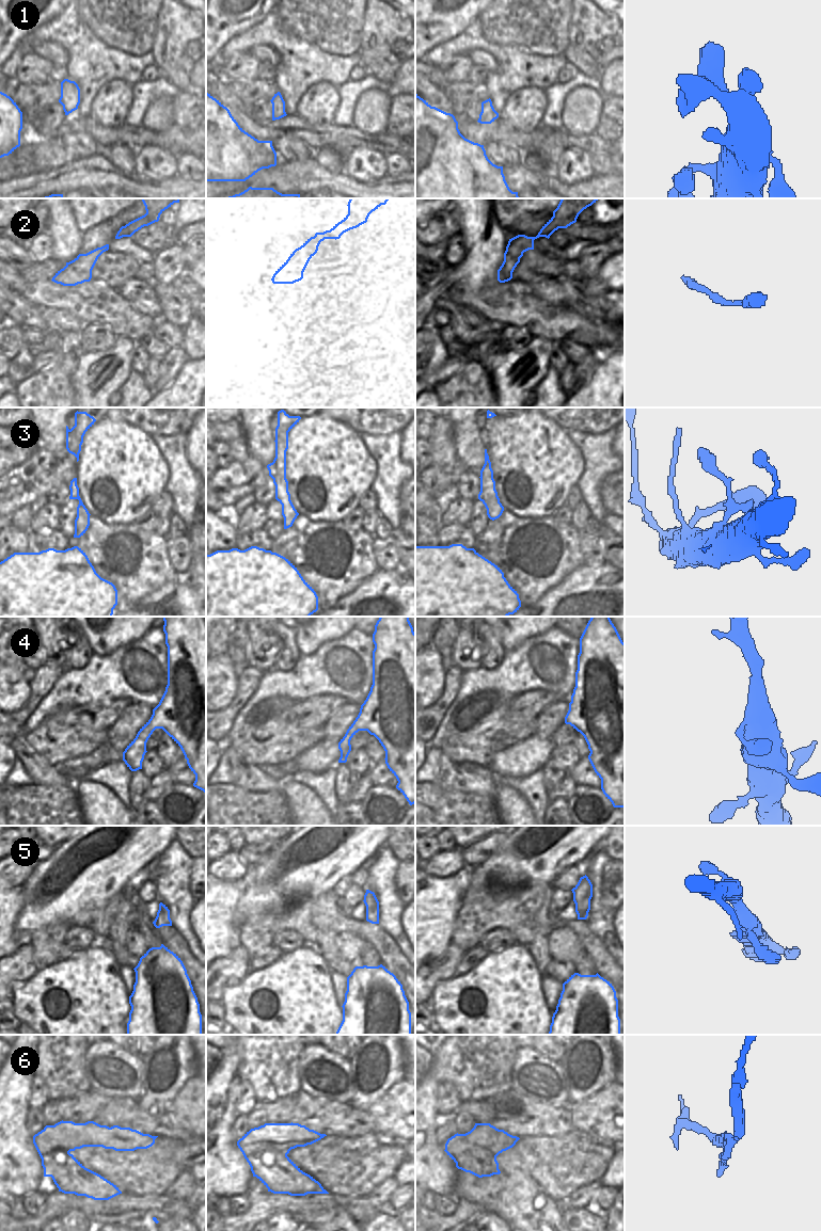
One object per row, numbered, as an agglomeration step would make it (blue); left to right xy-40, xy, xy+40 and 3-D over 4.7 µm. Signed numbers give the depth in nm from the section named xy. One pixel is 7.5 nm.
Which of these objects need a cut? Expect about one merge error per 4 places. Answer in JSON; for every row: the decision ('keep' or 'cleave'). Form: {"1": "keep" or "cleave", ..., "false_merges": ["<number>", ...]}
{"1": "keep", "2": "keep", "3": "keep", "4": "keep", "5": "keep", "6": "cleave", "false_merges": ["6"]}

